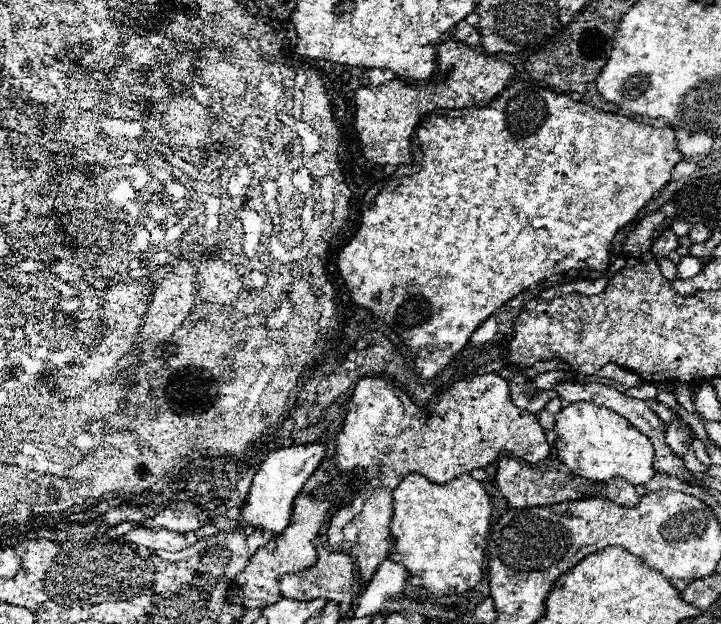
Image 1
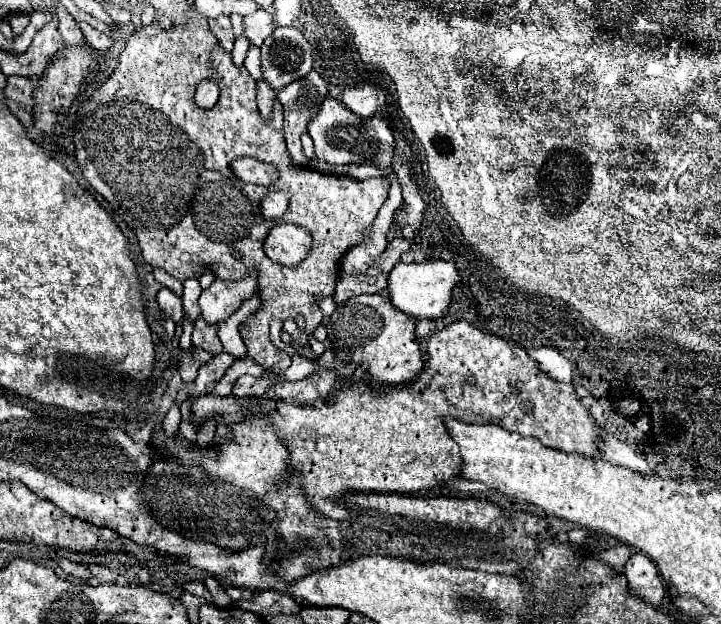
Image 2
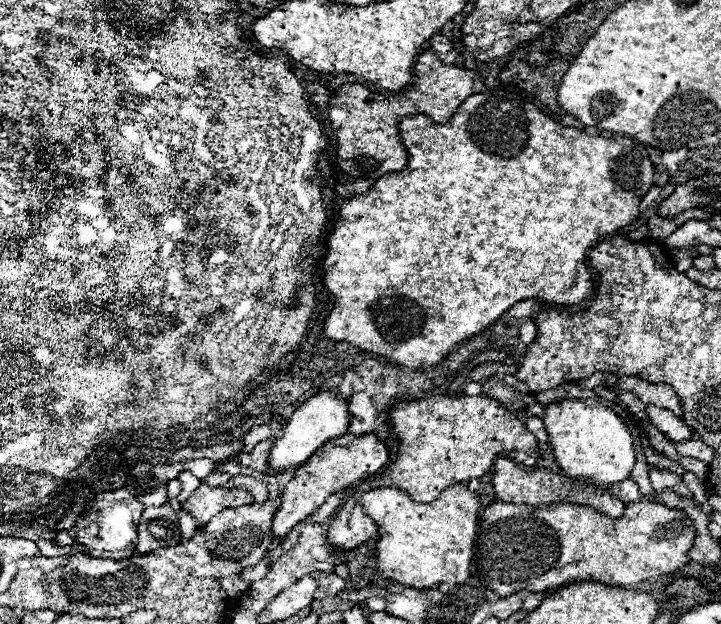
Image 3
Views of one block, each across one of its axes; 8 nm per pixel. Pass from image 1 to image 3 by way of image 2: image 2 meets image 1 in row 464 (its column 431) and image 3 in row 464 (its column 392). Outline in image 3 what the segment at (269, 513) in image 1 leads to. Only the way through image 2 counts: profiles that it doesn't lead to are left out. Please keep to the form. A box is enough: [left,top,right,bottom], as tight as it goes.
[270,394,350,472]

